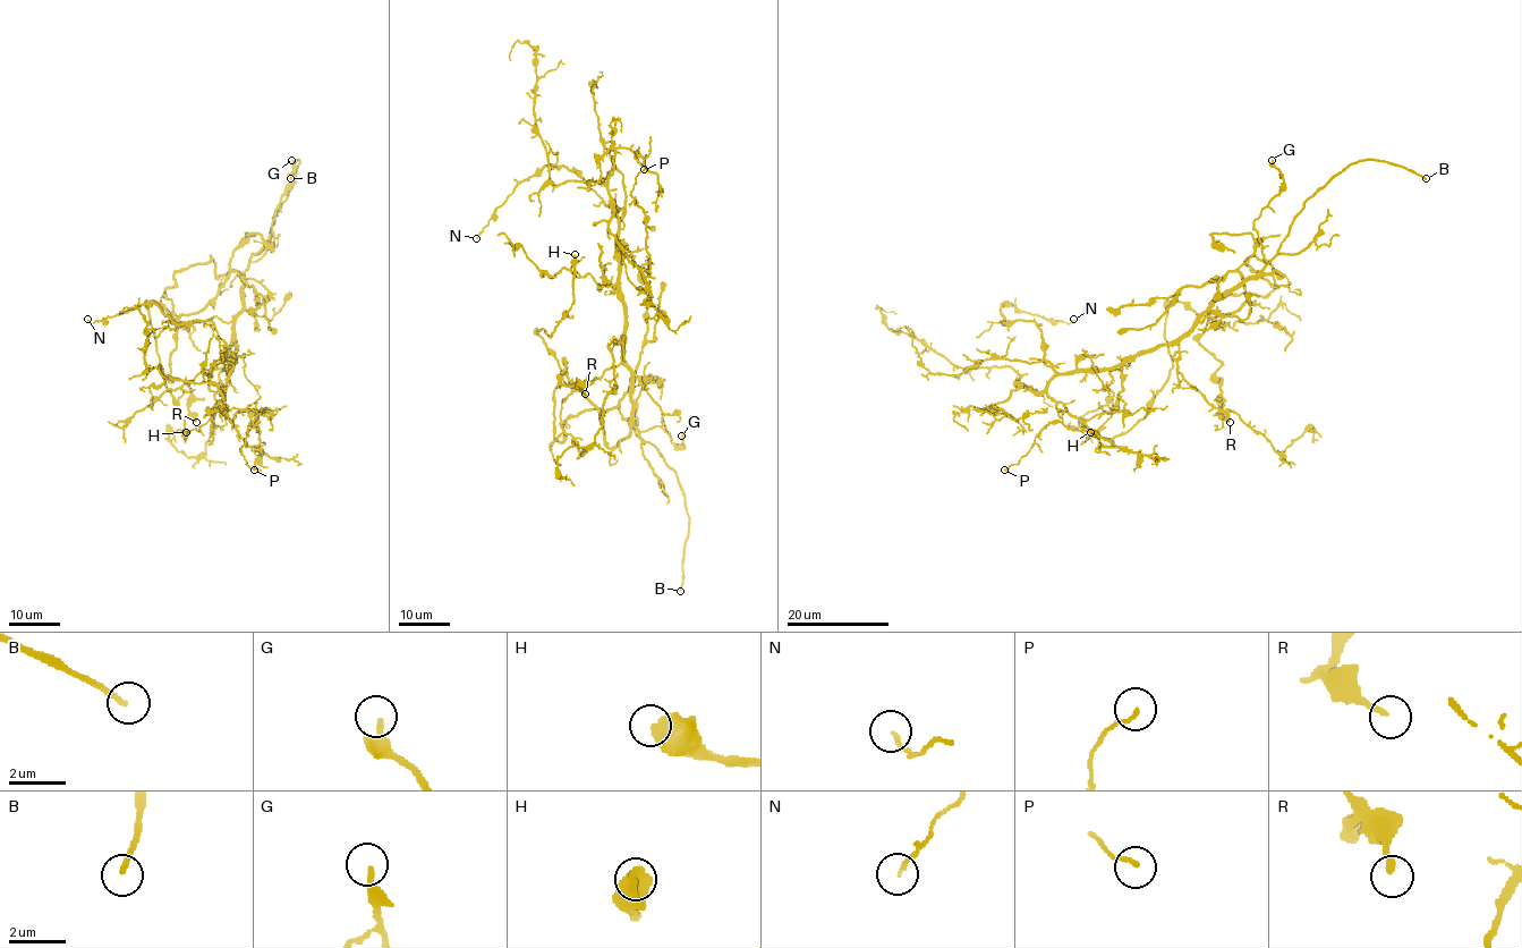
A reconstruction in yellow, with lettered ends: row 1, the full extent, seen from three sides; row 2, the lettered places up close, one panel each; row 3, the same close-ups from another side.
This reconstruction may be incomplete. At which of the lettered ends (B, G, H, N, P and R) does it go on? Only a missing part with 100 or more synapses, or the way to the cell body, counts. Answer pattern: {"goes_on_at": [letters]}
{"goes_on_at": ["B"]}

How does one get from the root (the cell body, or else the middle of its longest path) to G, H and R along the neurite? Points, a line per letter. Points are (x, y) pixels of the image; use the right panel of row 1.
G: (1232, 288), (1251, 280), (1266, 263), (1253, 222), (1282, 188), (1283, 175), (1272, 160)
H: (1232, 288), (1283, 276), (1249, 256), (1266, 295), (1202, 314), (1172, 302), (1166, 383), (1125, 432), (1090, 432)
R: (1232, 288), (1283, 276), (1249, 256), (1276, 287), (1210, 305), (1199, 343), (1221, 363), (1230, 422)

